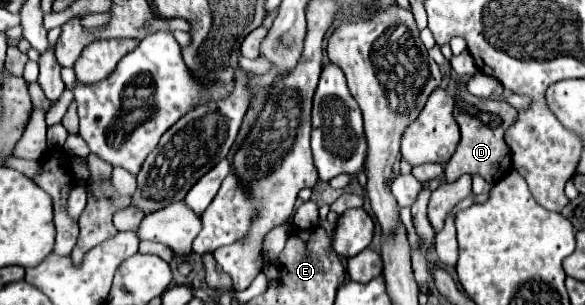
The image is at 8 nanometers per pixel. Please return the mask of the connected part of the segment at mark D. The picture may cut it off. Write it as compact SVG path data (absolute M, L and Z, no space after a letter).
M464 83L458 85L454 99L456 99L454 119L460 127L462 139L460 139L456 153L450 157L450 161L444 167L446 183L456 181L464 173L468 173L468 175L478 173L490 185L494 185L494 183L498 183L498 179L502 179L512 169L512 155L510 155L510 147L504 141L504 135L506 135L508 127L512 127L512 123L516 123L518 111L504 99L500 99L500 101L498 99L480 99L480 97L468 93Z

